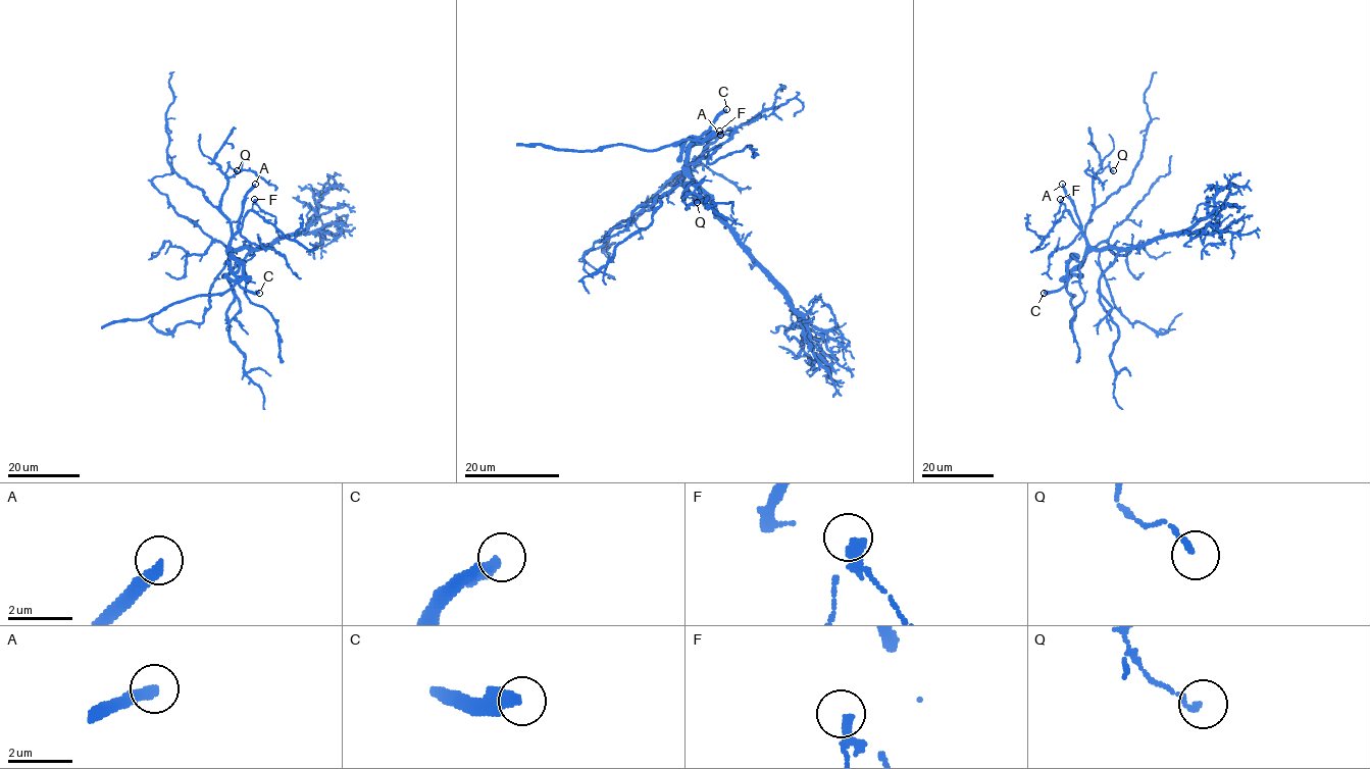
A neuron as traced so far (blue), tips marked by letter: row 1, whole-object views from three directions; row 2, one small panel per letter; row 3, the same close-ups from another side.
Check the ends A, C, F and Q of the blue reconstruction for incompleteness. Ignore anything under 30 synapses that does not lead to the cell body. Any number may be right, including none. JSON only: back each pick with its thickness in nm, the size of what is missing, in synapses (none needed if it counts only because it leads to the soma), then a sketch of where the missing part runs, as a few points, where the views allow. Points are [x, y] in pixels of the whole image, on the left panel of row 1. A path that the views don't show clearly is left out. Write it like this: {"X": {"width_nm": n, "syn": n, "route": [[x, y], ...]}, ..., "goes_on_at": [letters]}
{"C": {"width_nm": 420, "route": [[259, 293], [273, 299], [292, 297], [300, 303], [313, 303], [347, 316], [347, 321]]}, "goes_on_at": ["C"]}

